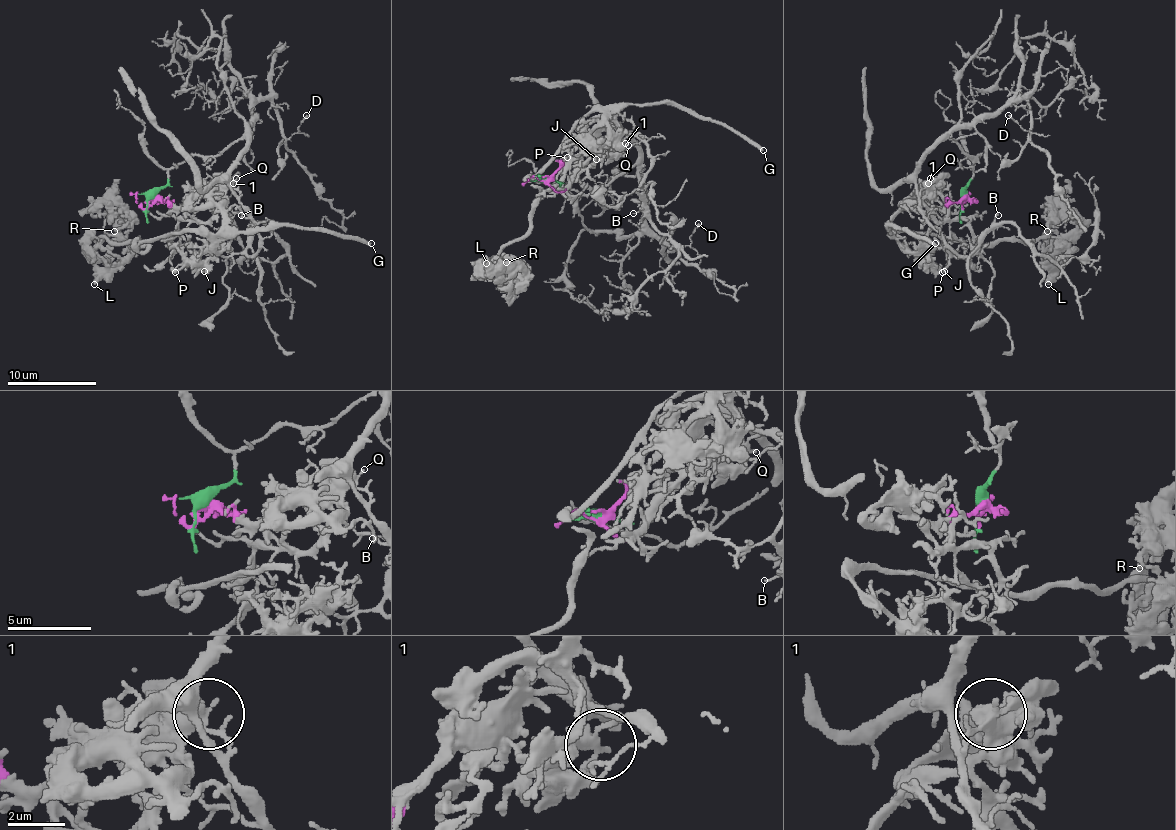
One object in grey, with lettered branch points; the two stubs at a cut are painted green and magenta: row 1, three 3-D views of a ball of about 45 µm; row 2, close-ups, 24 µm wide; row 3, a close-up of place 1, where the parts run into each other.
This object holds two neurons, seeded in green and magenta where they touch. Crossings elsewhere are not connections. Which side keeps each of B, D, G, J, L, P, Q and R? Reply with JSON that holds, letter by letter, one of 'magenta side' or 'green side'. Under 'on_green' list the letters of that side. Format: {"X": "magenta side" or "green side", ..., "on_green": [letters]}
{"B": "green side", "D": "green side", "G": "magenta side", "J": "magenta side", "L": "magenta side", "P": "magenta side", "Q": "green side", "R": "magenta side", "on_green": ["B", "D", "Q"]}

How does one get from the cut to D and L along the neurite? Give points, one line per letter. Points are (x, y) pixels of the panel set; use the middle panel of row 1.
D: (539, 178), (585, 194), (601, 191), (634, 165), (645, 198), (645, 220), (665, 245), (690, 242), (699, 222)
L: (539, 178), (550, 176), (614, 107), (594, 107), (530, 180), (539, 189), (532, 227), (488, 269), (485, 262)

